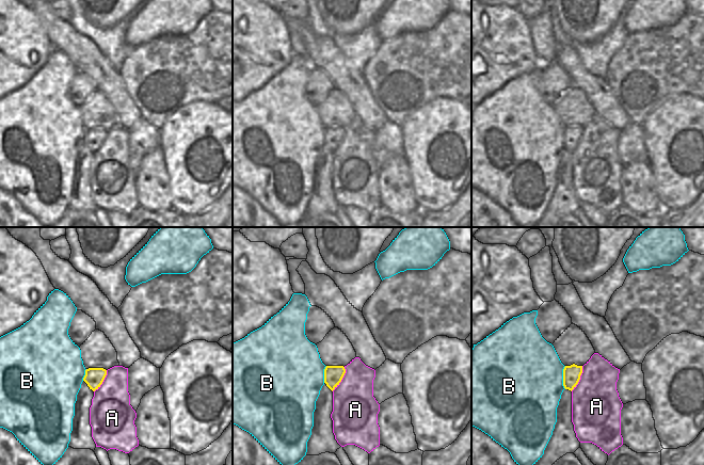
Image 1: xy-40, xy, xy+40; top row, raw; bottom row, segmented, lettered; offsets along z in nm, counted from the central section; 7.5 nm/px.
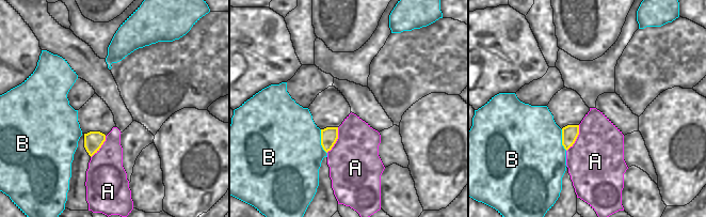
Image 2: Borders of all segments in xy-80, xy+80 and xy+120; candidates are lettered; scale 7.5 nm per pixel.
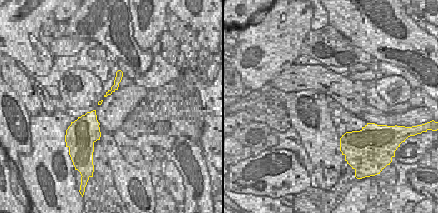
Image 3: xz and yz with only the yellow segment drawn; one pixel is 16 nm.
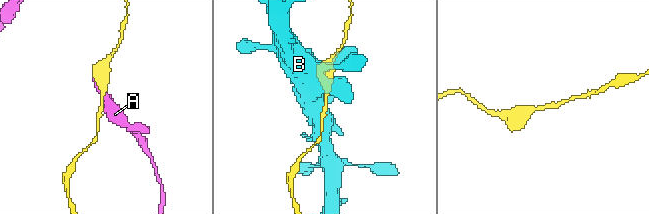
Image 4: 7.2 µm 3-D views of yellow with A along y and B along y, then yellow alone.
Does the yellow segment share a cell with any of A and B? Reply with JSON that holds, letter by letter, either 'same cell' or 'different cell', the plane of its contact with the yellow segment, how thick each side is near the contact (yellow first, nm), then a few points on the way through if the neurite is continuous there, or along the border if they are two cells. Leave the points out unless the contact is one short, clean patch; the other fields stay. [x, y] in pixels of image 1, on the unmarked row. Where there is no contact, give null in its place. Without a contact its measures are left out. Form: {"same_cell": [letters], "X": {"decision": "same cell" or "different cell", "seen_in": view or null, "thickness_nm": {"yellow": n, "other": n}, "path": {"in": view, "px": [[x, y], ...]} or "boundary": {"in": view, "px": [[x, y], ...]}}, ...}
{"same_cell": [], "A": {"decision": "different cell", "seen_in": "xy", "thickness_nm": {"yellow": 140, "other": 340}}, "B": {"decision": "different cell", "seen_in": "xy+40", "thickness_nm": {"yellow": 130, "other": 500}}}

